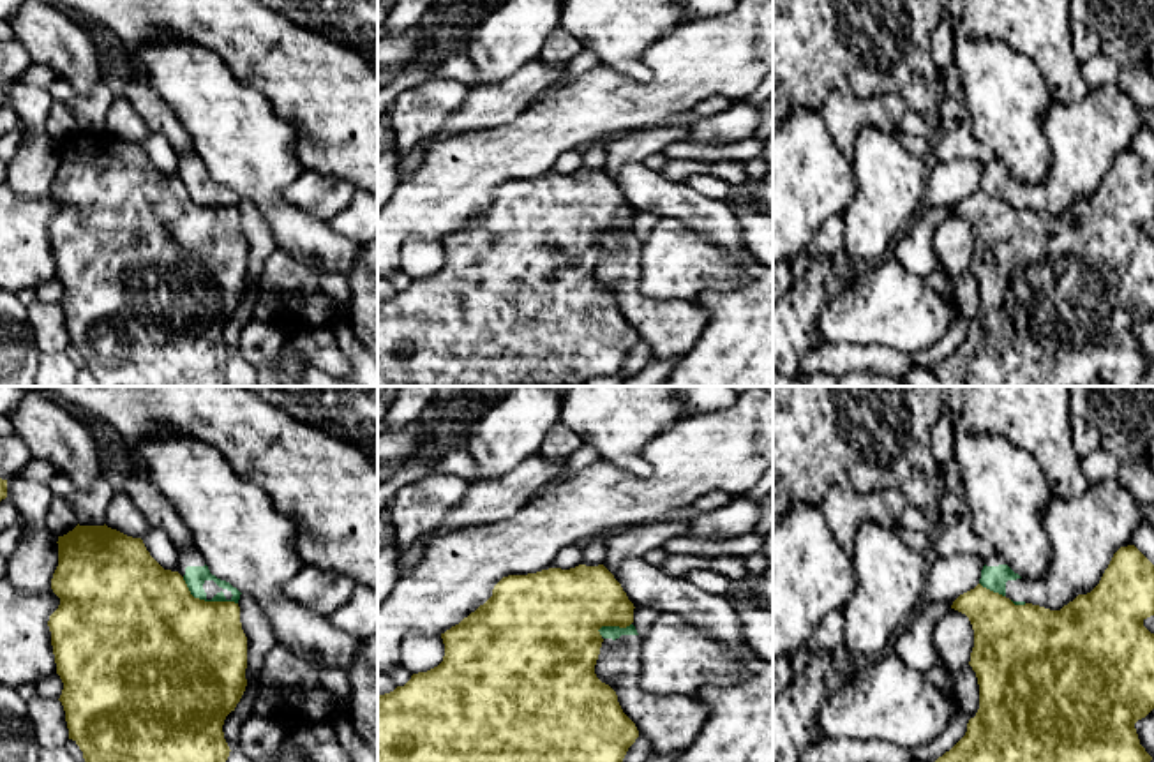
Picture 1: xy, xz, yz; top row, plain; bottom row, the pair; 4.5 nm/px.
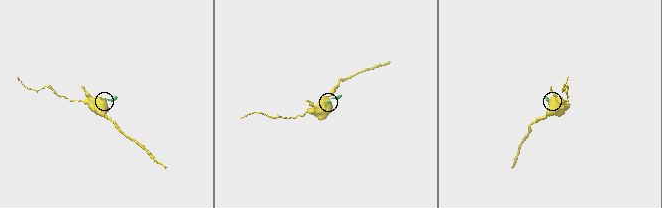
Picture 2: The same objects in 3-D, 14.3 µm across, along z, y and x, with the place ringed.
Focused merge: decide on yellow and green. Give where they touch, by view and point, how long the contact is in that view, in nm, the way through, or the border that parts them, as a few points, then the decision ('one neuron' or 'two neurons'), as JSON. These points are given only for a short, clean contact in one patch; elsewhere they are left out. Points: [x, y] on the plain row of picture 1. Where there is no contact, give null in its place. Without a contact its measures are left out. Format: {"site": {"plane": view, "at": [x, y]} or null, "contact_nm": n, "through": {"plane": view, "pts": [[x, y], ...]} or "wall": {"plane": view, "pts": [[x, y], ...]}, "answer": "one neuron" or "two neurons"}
{"site": {"plane": "xy", "at": [207, 207]}, "contact_nm": 280, "wall": {"plane": "xy", "pts": [[182, 182], [194, 201], [233, 205], [237, 209]]}, "answer": "two neurons"}

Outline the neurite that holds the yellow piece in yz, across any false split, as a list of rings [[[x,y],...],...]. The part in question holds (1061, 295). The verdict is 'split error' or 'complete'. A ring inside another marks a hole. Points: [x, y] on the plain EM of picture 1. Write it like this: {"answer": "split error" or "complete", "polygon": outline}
{"answer": "complete", "polygon": [[[1120,152],[1099,189],[1087,199],[1078,199],[1060,215],[1050,215],[1039,210],[1015,210],[1009,203],[993,198],[981,189],[960,199],[951,213],[965,219],[974,235],[974,252],[969,270],[976,277],[979,289],[979,314],[967,328],[965,340],[942,362],[933,367],[940,386],[1138,386],[1152,362],[1140,349],[1135,328],[1154,314],[1154,238],[1143,226],[1154,220],[1154,169],[1135,152]]]}

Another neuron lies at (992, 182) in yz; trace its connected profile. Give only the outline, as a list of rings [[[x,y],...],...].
[[[1115,83],[1090,88],[1076,104],[1050,102],[1043,113],[1052,155],[1046,178],[1038,185],[1022,183],[993,161],[985,164],[979,189],[1015,210],[1060,215],[1099,189],[1113,159],[1133,150],[1142,125],[1140,109]]]

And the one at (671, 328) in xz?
[[[633,229],[598,236],[603,247],[595,279],[616,296],[623,318],[651,346],[653,360],[686,355],[709,321],[708,310],[695,300],[656,302],[641,293],[641,242]]]

